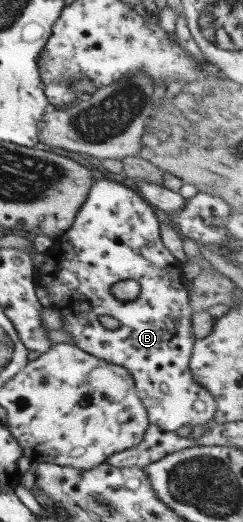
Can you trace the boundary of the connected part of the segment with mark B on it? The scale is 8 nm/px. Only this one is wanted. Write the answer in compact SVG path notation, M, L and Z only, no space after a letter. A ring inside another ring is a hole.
M105 178L93 182L71 226L43 252L43 264L33 270L32 283L35 289L37 286L45 288L51 309L60 315L63 326L61 330L69 333L72 339L71 346L91 354L93 358L127 369L149 424L174 432L184 426L193 428L213 423L216 404L211 393L192 379L188 367L195 338L191 333L190 319L193 311L190 296L182 284L182 269L185 266L163 247L157 220L156 212L129 184ZM129 279L139 284L139 298L127 302L115 300L109 289L119 280ZM103 315L117 320L119 326L113 330L105 329L97 320Z

